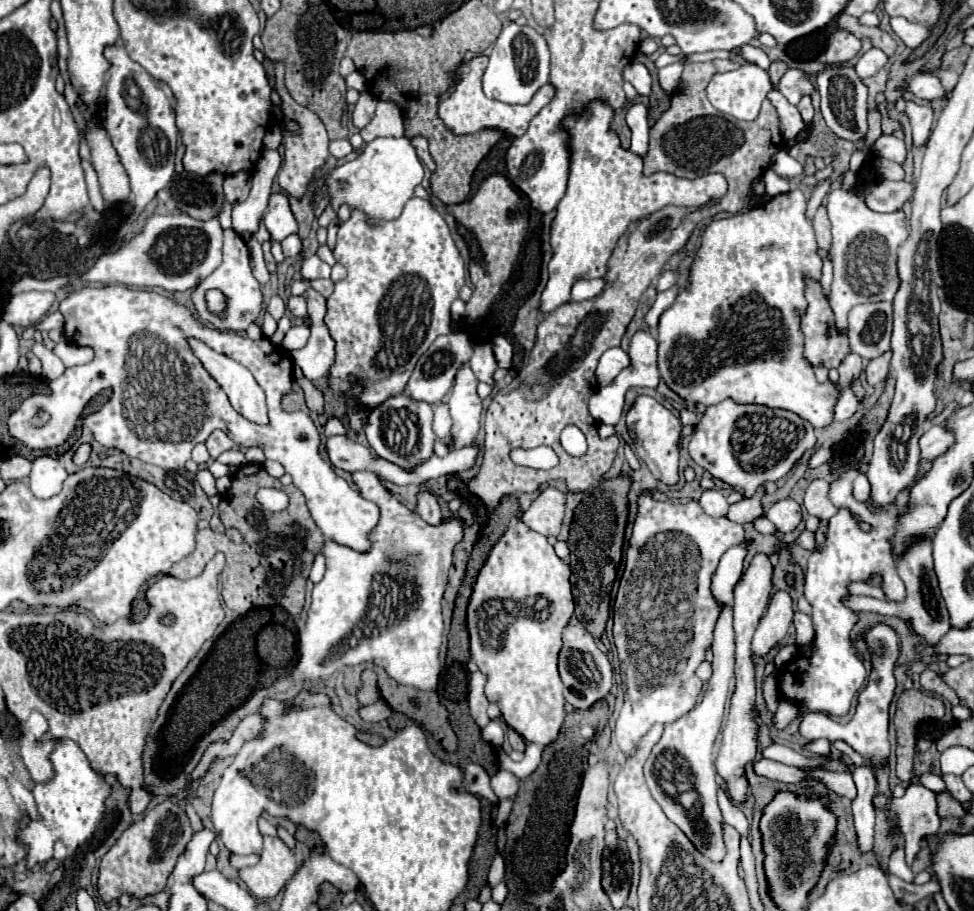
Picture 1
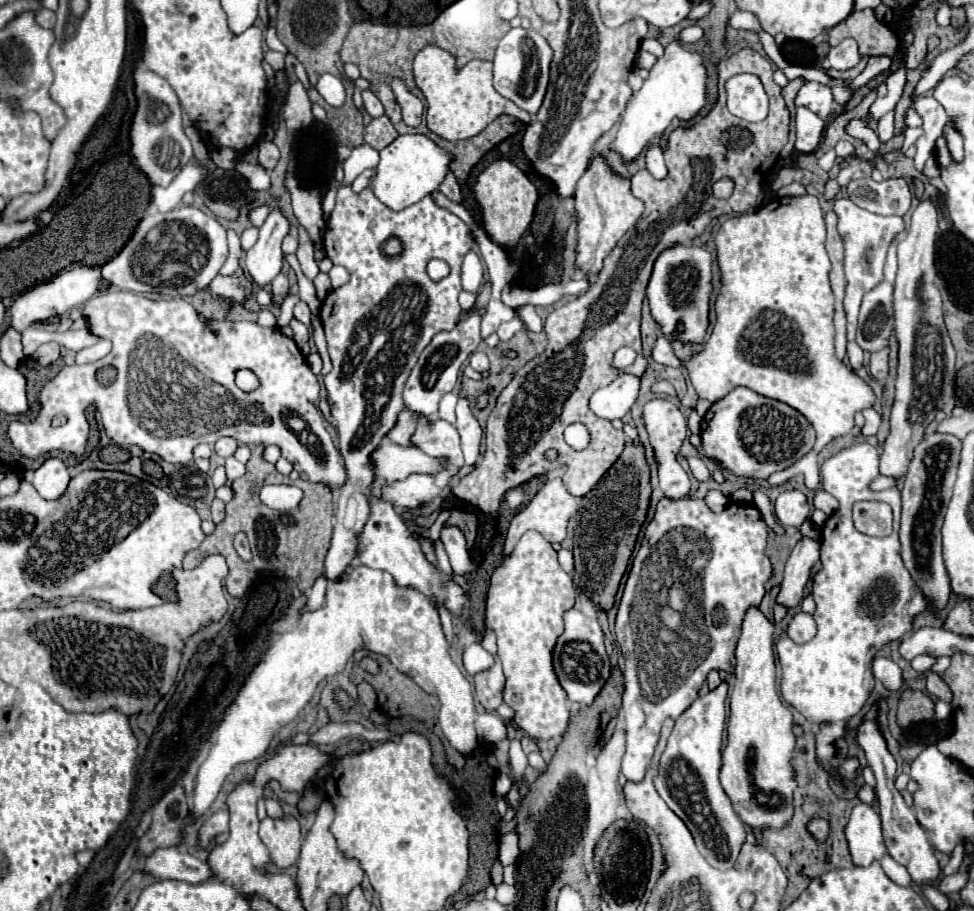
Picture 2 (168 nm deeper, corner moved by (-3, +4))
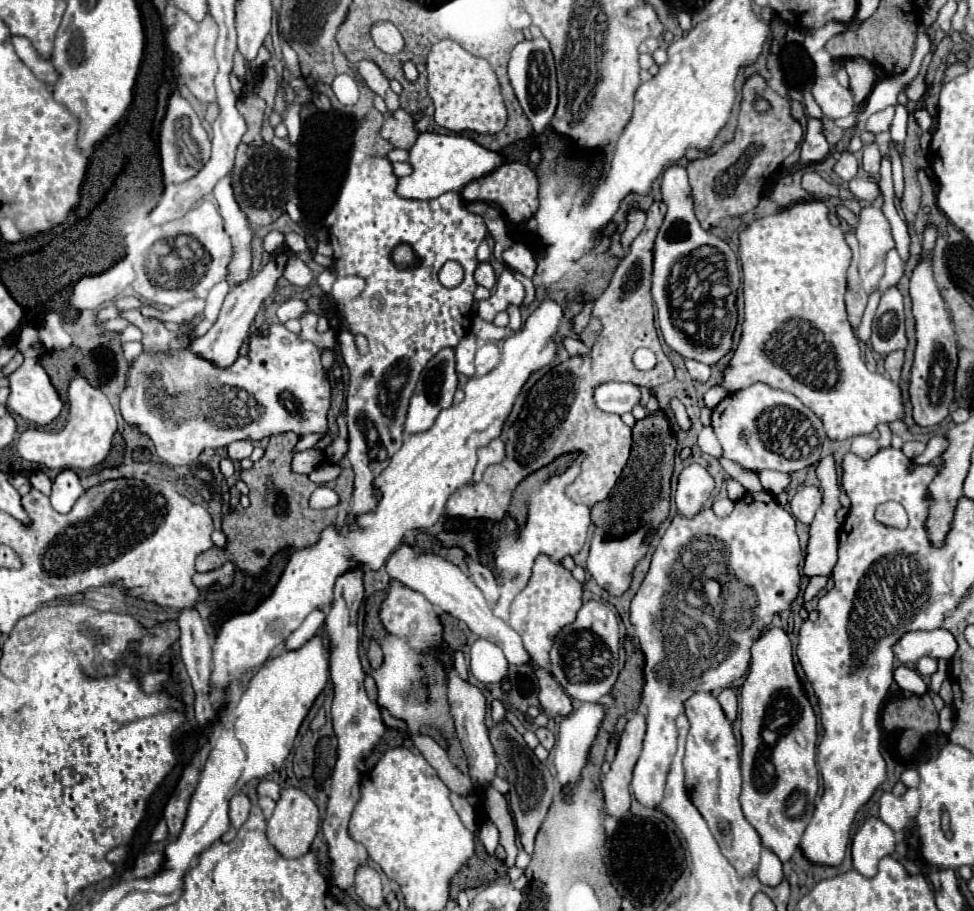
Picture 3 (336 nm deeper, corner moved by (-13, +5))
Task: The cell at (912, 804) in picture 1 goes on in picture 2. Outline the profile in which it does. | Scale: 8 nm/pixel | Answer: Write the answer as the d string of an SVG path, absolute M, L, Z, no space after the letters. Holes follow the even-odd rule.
M861 786L859 790L857 790L857 798L861 800L861 802L865 802L865 804L877 804L877 794L875 794L875 790L871 788L871 786Z

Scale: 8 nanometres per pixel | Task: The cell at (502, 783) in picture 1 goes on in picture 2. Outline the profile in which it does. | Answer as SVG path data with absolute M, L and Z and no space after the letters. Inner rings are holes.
M499 774L494 780L493 792L497 796L505 796L511 788L511 780L505 774Z

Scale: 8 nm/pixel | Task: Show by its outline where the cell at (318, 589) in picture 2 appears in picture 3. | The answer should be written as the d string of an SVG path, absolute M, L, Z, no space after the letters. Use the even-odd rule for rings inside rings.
M313 611L305 621L303 625L285 641L285 649L287 651L293 651L293 649L299 649L305 641L309 641L317 631L319 627L325 623L325 613L323 611Z

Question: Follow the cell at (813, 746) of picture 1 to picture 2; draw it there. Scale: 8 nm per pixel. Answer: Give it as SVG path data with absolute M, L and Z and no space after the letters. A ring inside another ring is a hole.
M859 802L853 808L845 834L855 866L869 866L873 860L883 858L885 842L881 836L881 818L869 804Z

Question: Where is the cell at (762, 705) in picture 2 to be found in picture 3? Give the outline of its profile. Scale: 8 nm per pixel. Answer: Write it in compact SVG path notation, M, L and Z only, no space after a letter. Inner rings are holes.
M771 627L751 647L751 667L741 687L741 807L757 829L763 847L787 863L799 849L819 791L815 765L817 717L795 673L791 639L783 629Z

